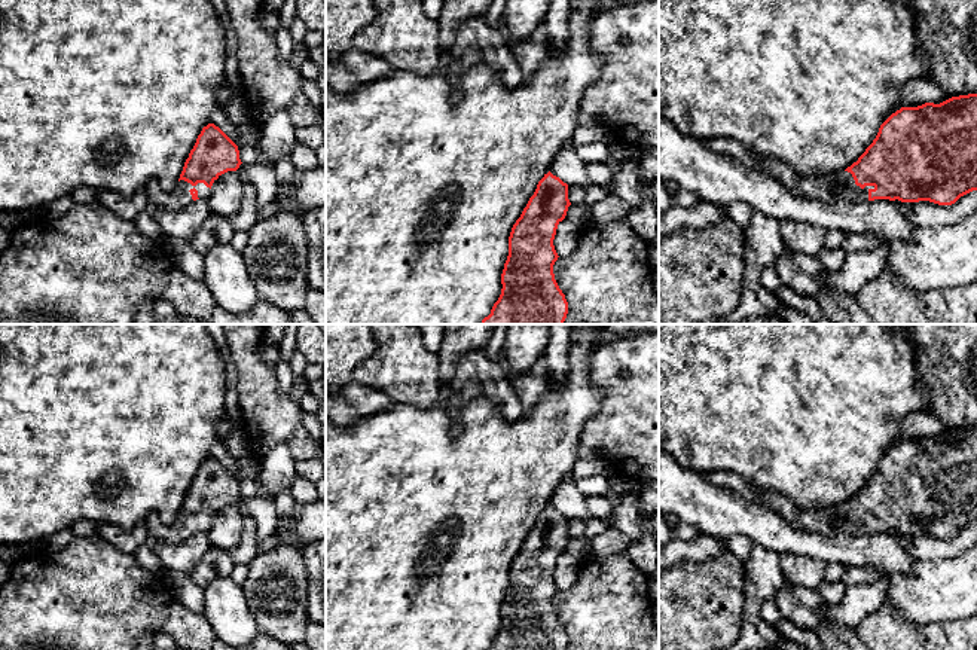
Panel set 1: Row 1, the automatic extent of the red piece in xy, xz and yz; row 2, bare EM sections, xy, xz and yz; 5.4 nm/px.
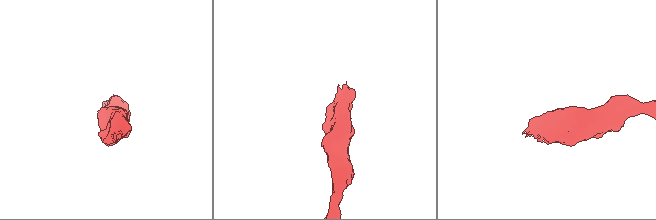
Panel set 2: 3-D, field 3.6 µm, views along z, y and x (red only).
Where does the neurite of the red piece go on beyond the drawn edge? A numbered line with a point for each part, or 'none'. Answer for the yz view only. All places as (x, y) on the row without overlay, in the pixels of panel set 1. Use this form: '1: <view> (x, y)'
1: yz (840, 519)

